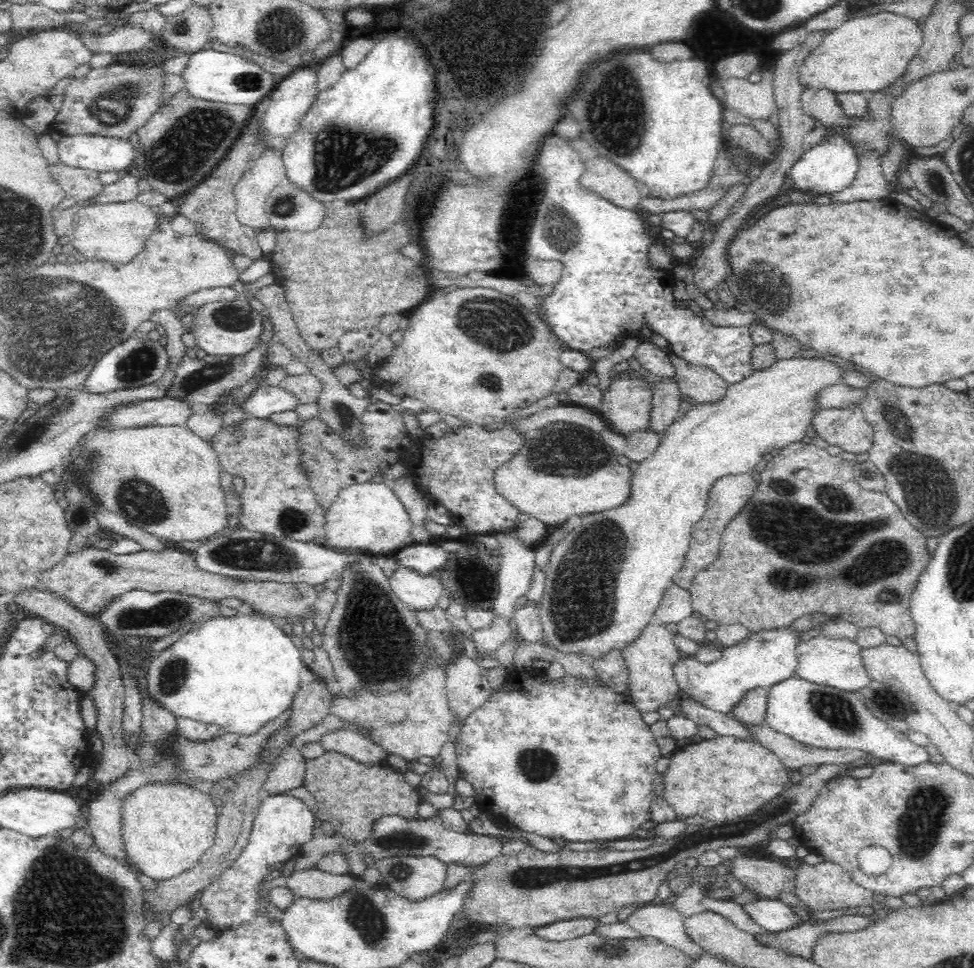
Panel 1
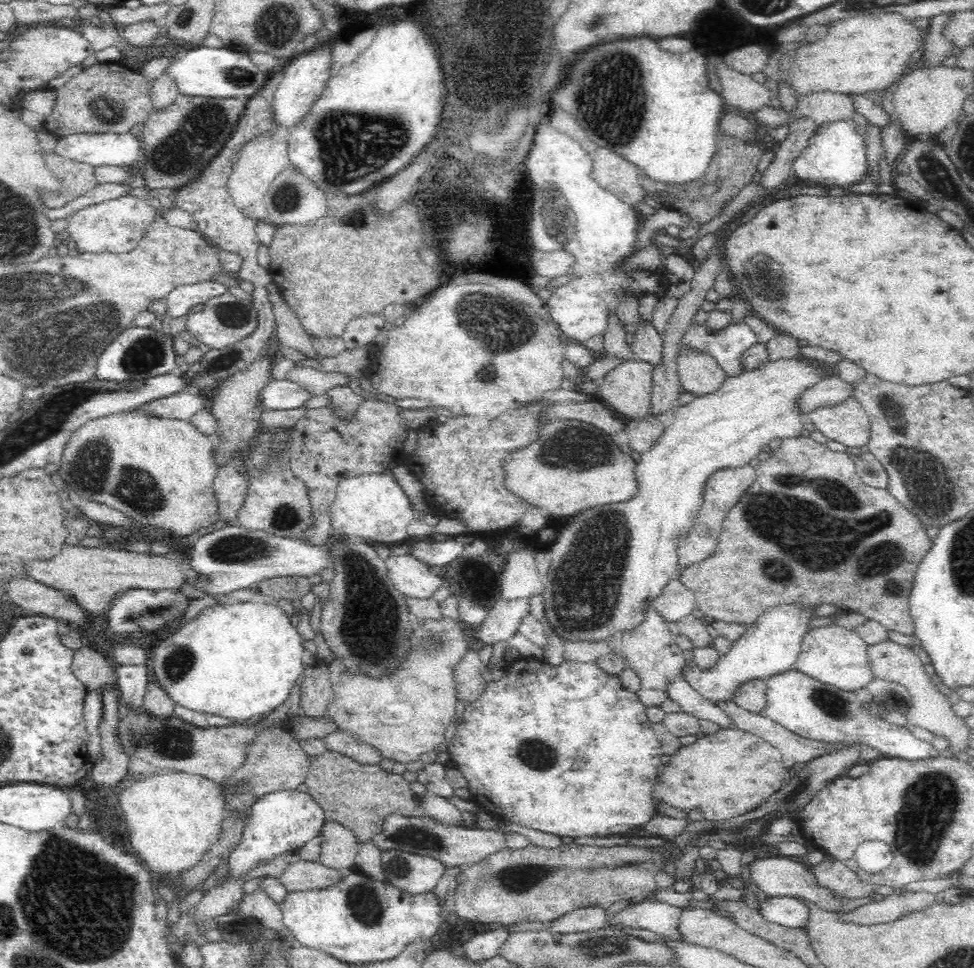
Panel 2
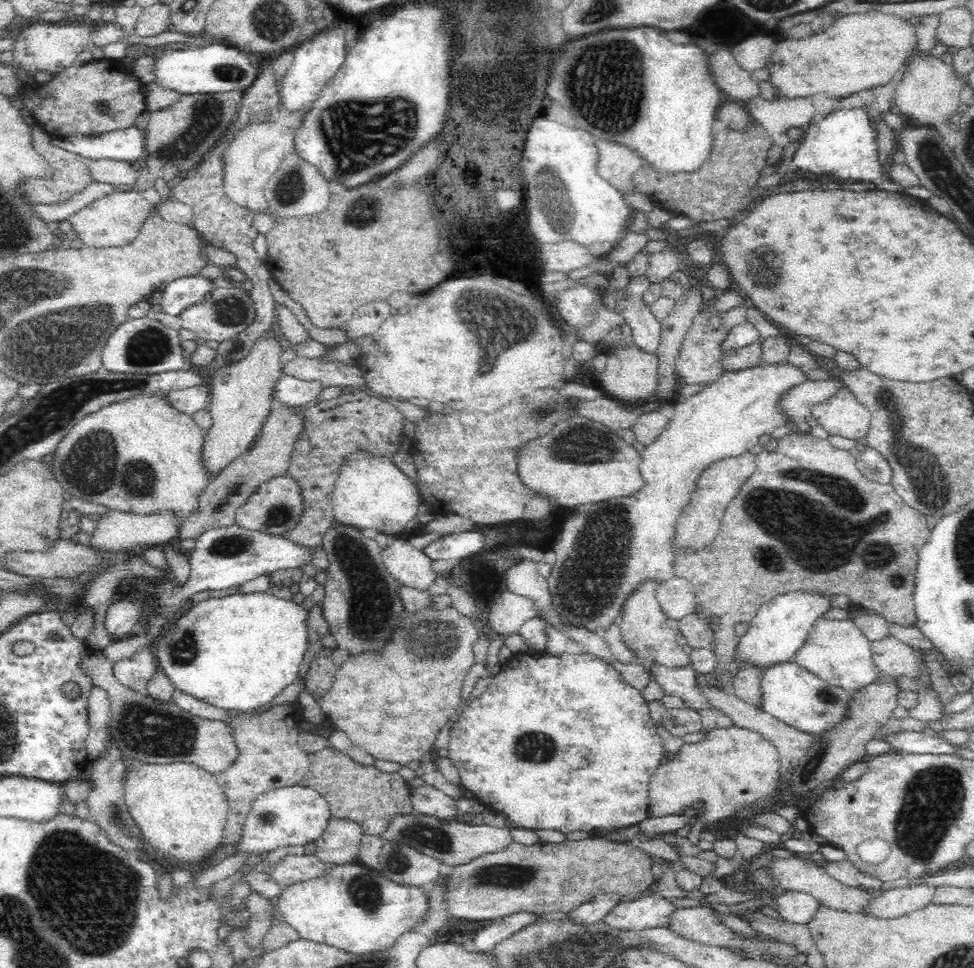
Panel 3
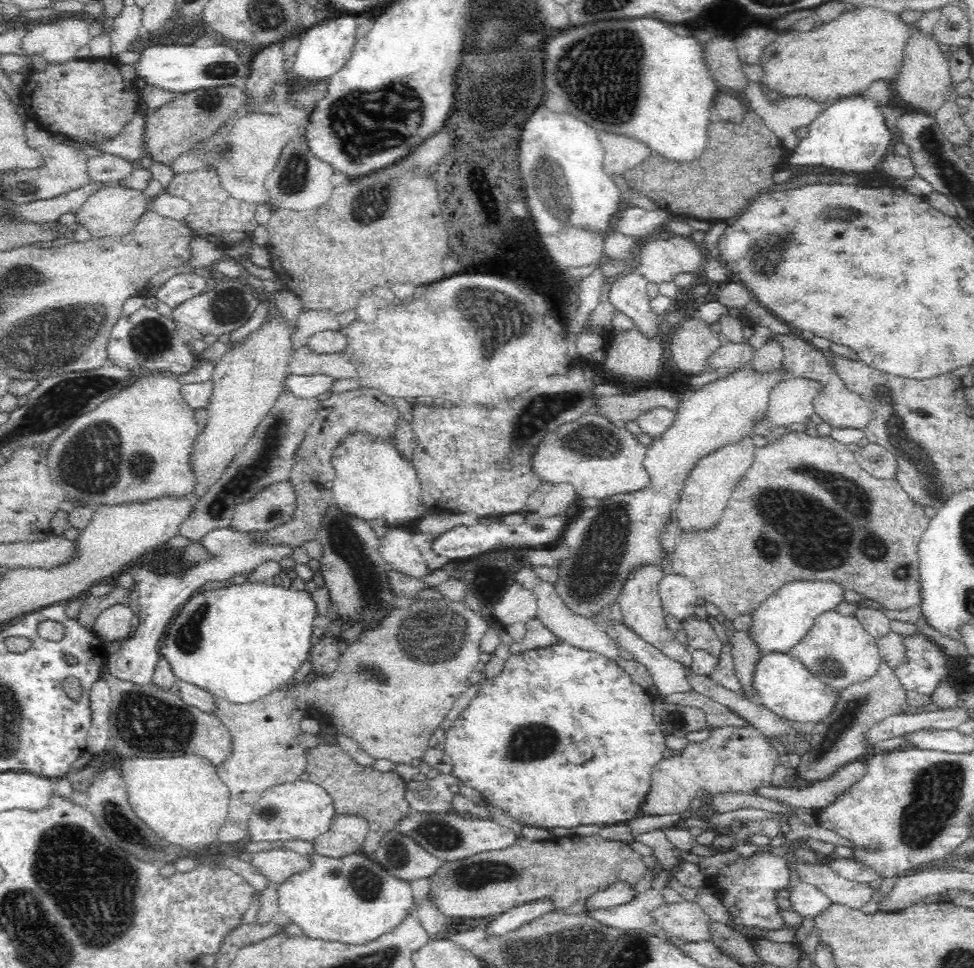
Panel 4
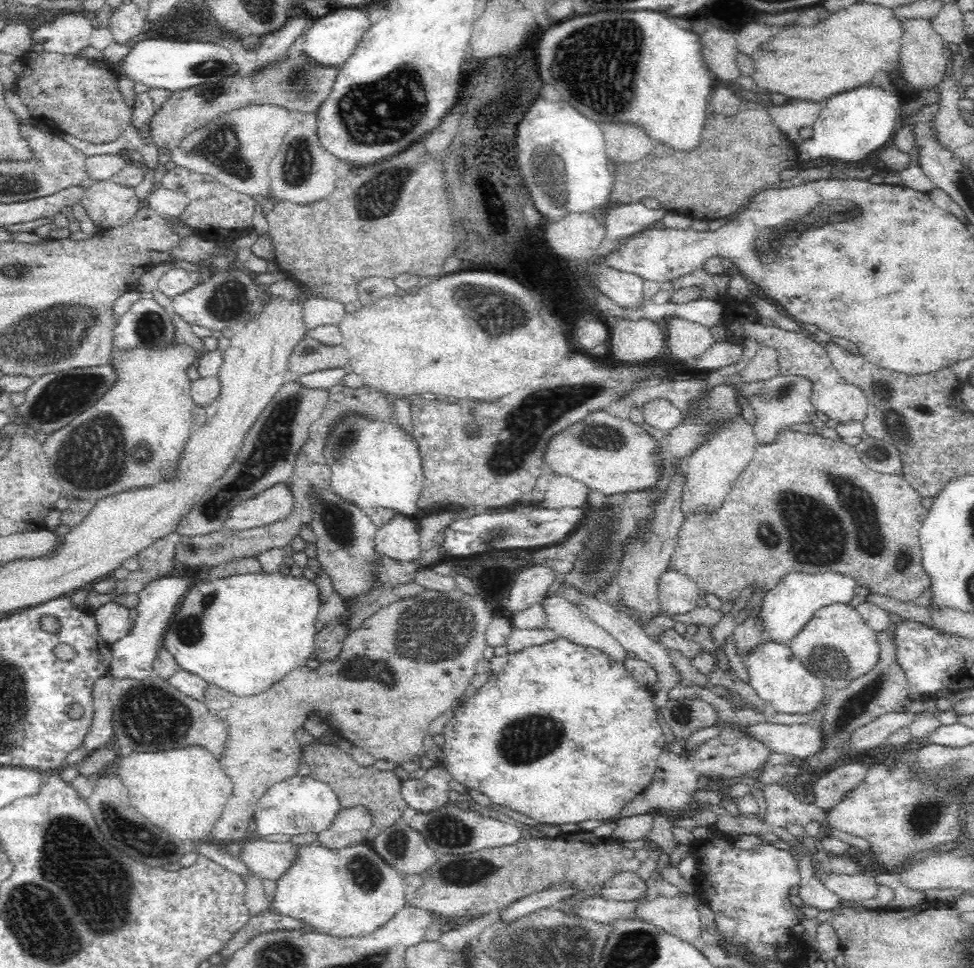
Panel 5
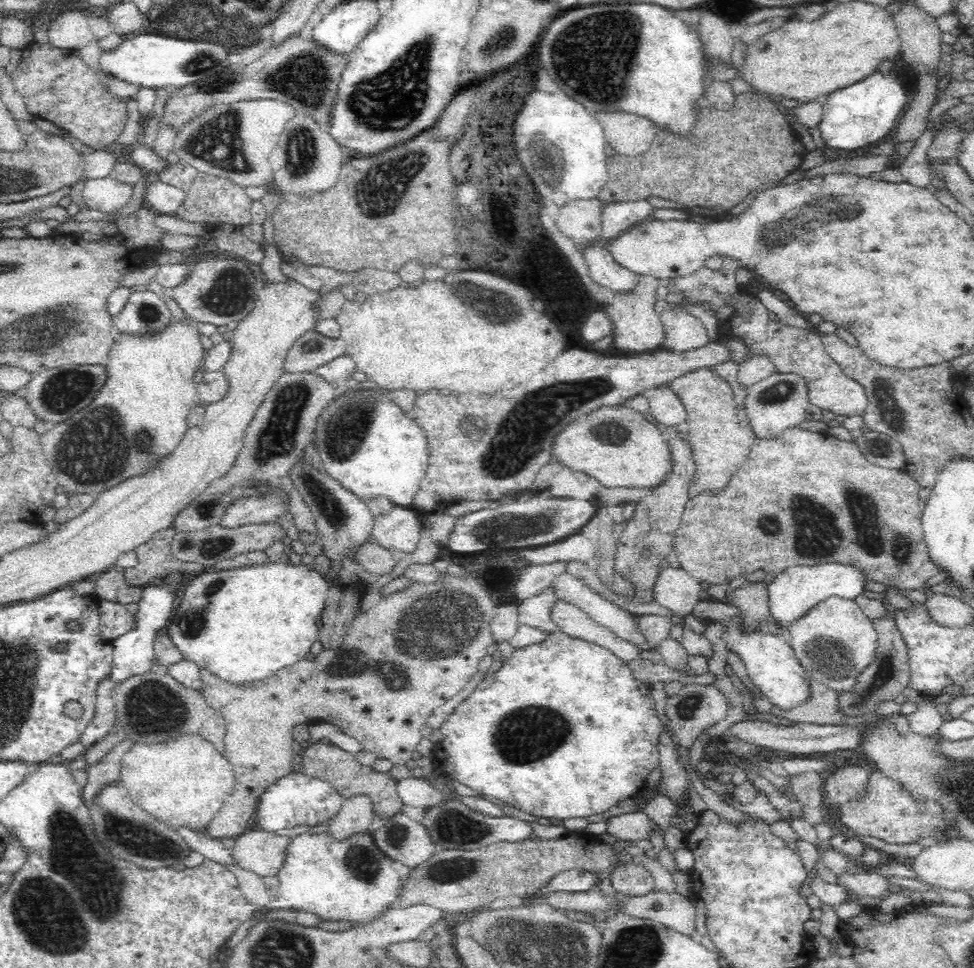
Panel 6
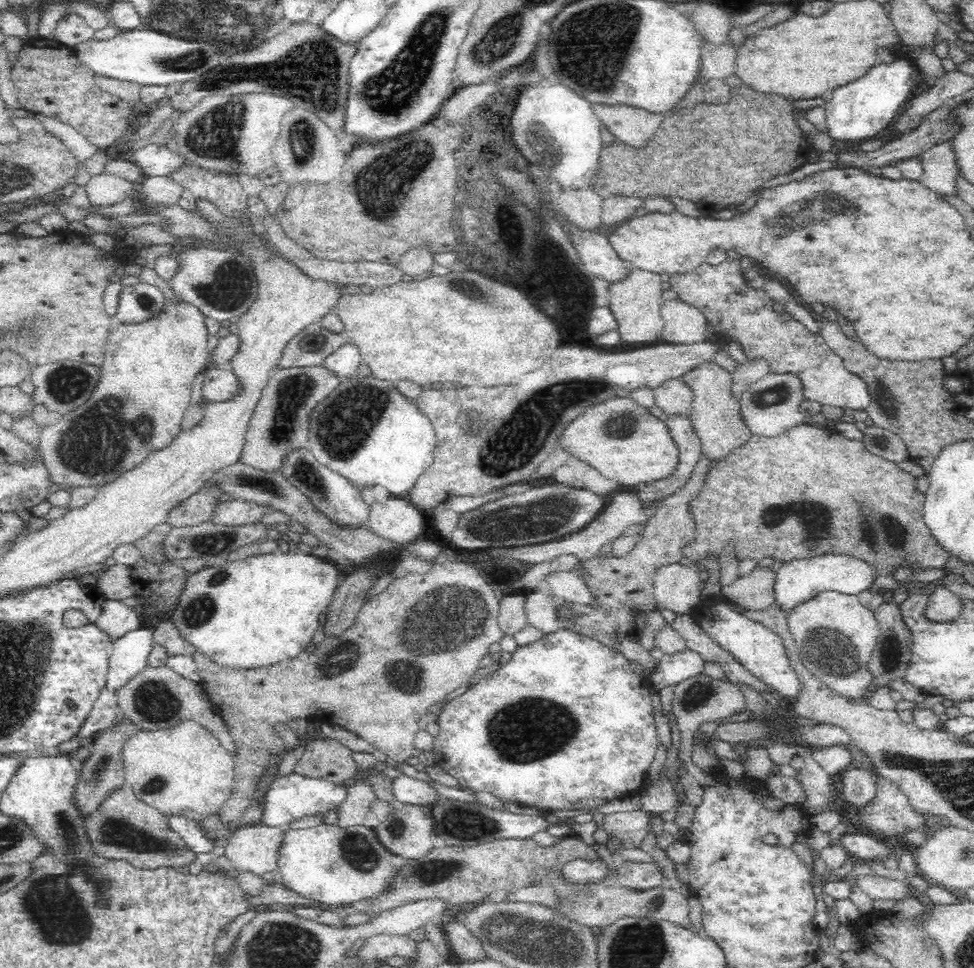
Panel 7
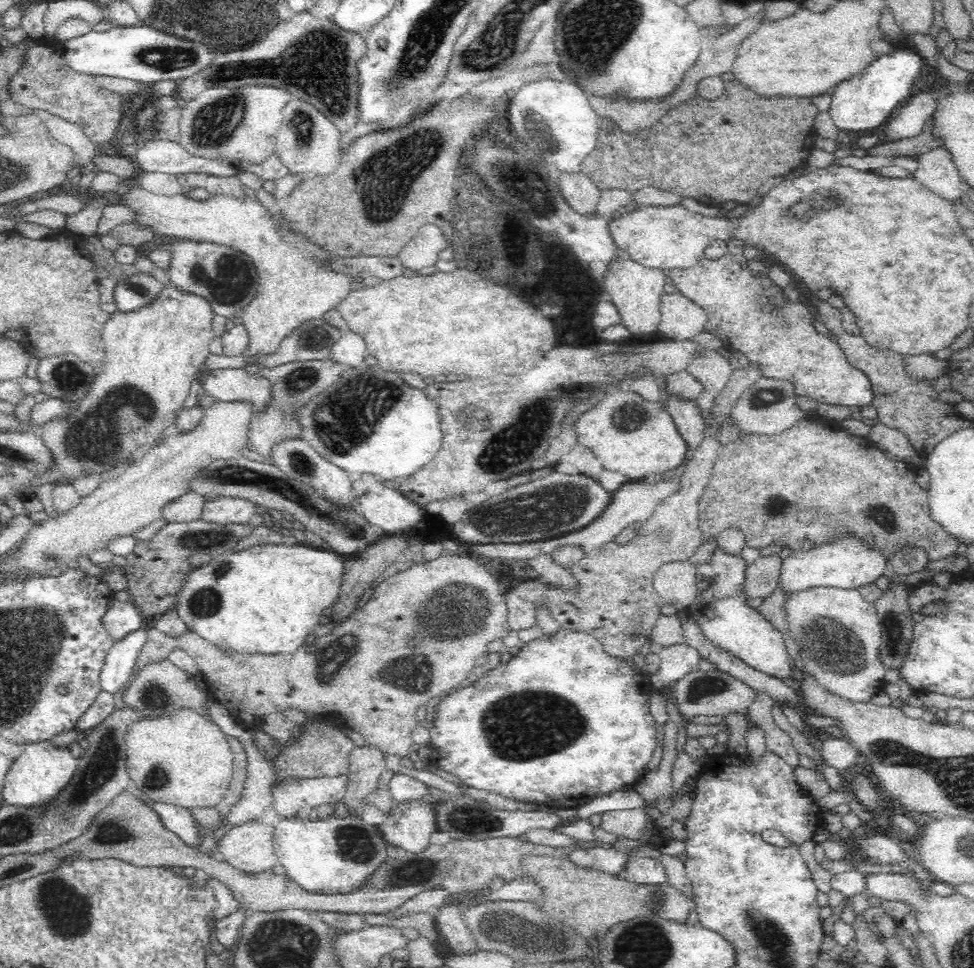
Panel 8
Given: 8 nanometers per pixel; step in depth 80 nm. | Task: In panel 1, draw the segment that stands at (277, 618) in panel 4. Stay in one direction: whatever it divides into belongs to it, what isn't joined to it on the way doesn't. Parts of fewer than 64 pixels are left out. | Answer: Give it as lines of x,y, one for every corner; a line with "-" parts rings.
252,608
246,614
240,609
234,616
218,613
202,620
184,636
158,651
151,661
144,664
146,695
168,707
176,717
182,715
200,719
207,724
214,722
222,726
224,732
230,730
250,736
264,722
270,722
292,705
301,686
300,672
303,667
300,650
282,626
274,622
274,618

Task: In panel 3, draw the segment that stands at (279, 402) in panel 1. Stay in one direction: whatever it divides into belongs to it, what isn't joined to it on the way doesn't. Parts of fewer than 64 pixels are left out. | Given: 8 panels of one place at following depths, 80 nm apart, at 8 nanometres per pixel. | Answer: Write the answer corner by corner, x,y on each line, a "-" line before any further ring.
285,374
277,382
274,402
282,401
296,406
308,404
316,396
320,396
322,390
324,385
320,380
302,380

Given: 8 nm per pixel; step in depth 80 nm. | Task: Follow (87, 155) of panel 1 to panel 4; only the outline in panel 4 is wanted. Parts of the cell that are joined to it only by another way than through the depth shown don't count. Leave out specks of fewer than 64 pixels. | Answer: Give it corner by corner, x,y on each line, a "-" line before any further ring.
141,95
137,108
138,110
135,112
132,120
116,138
106,140
102,144
92,144
90,148
93,146
94,148
99,148
102,152
124,157
126,160
138,164
141,152
146,147
146,120
152,114
152,110
148,107
146,99

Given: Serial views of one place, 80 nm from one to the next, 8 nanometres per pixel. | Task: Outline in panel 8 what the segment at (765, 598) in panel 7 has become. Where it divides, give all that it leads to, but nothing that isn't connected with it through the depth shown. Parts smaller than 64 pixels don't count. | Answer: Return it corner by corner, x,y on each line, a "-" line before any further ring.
779,554
772,556
759,556
746,568
746,584
744,591
750,598
764,600
770,591
779,584
782,558

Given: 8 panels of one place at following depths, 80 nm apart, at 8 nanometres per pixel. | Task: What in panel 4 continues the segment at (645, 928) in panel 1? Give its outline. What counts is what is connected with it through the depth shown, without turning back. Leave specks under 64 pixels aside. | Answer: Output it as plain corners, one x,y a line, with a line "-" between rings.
650,887
638,894
632,903
609,907
590,907
587,914
592,920
596,920
604,926
622,931
647,928
653,926
653,920
647,912
663,902
660,891

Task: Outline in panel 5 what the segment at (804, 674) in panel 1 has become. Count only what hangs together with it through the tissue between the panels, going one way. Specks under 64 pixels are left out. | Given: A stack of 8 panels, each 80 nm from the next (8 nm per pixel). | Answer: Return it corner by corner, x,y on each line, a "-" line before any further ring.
833,602
822,605
810,617
810,620
788,640
788,645
795,658
828,690
847,688
856,678
864,676
876,666
878,662
879,644
876,633
862,619
858,609
845,602

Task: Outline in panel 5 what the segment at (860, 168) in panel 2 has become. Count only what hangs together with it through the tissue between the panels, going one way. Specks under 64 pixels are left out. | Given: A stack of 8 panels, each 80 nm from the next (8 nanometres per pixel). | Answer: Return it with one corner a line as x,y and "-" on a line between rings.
871,81
864,86
829,96
824,100
820,116
812,126
814,135
798,144
798,164
822,158
838,159
846,163
866,162
866,158
882,148
895,133
901,122
898,114
902,104
901,90
893,86
890,90
884,90

